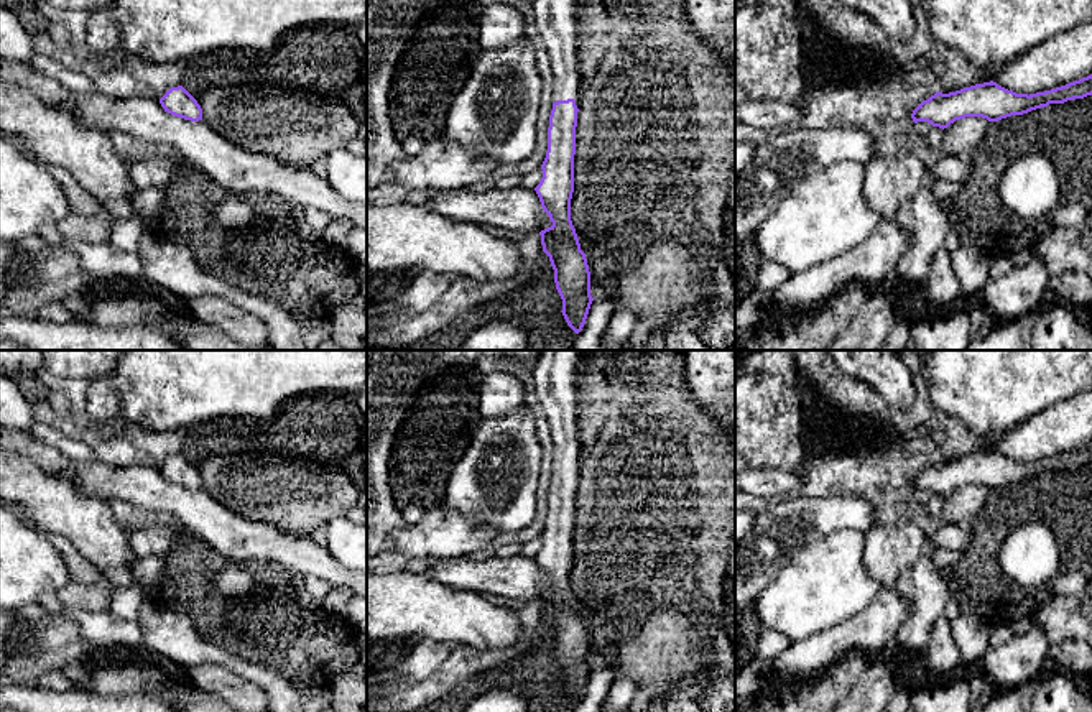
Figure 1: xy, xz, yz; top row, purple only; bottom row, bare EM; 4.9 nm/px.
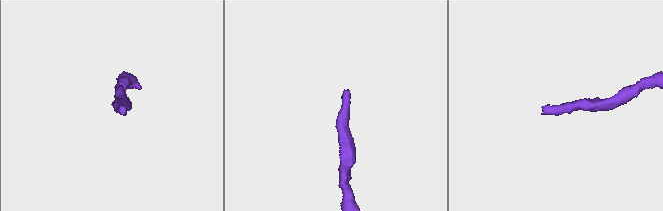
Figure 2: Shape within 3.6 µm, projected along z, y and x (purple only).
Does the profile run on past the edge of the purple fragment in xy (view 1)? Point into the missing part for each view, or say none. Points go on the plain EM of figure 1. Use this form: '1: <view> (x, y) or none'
1: none

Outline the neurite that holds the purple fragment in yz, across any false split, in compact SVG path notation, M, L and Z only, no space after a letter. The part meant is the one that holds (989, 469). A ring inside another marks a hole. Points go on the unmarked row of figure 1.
M1092 442L1030 464L1016 462L990 449L949 462L936 460L913 479L911 487L914 492L928 490L944 498L965 485L982 485L988 490L998 490L1011 483L1023 483L1048 475L1049 472L1064 472L1087 464L1092 464Z

